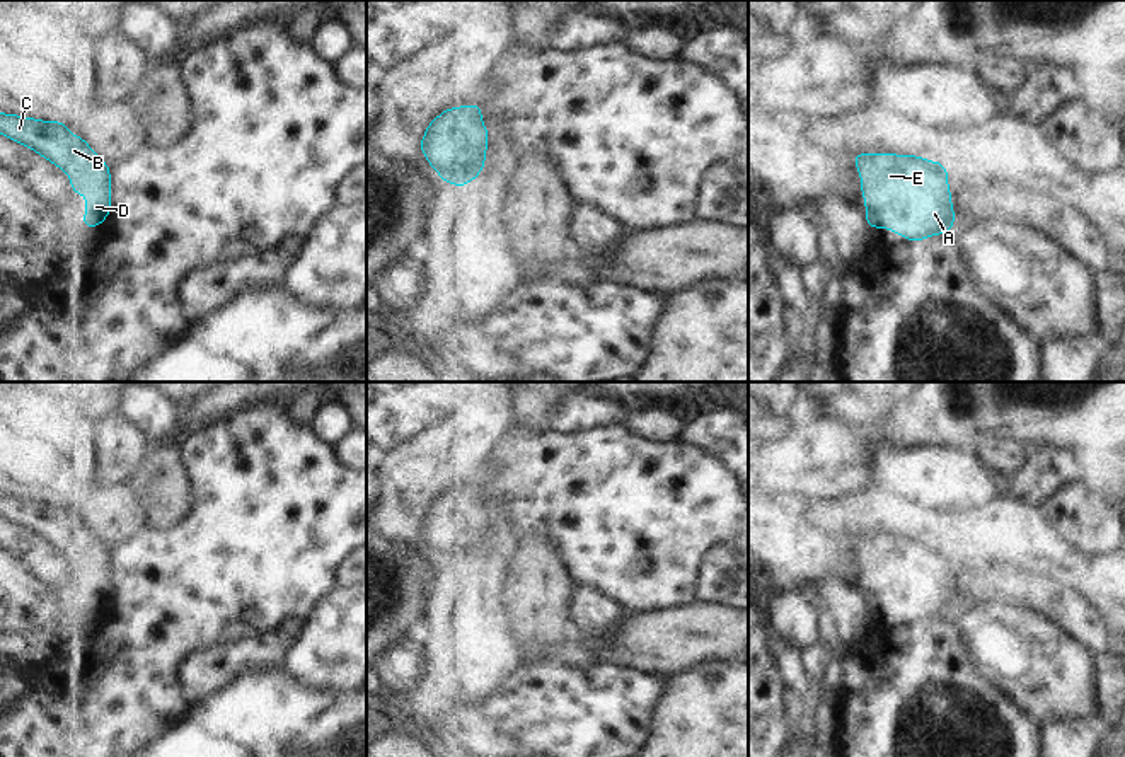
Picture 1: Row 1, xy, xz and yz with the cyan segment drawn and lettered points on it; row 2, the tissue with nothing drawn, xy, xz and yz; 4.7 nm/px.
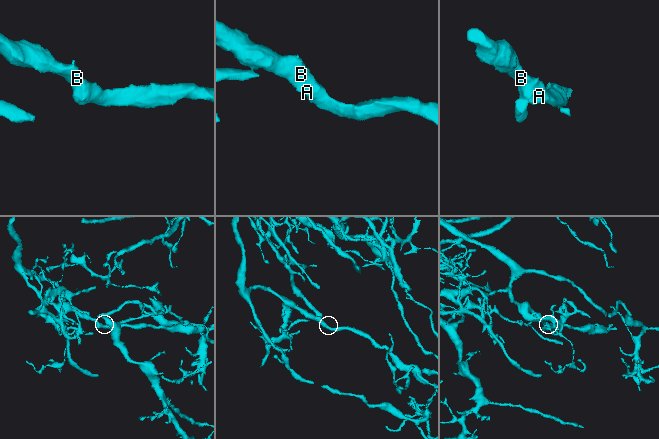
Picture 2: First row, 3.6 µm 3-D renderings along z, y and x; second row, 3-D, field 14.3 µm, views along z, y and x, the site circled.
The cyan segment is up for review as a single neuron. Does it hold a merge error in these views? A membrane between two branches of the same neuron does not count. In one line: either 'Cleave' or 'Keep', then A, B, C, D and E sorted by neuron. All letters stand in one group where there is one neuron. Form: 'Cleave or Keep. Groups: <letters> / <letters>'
Keep. Groups: A B C D E.

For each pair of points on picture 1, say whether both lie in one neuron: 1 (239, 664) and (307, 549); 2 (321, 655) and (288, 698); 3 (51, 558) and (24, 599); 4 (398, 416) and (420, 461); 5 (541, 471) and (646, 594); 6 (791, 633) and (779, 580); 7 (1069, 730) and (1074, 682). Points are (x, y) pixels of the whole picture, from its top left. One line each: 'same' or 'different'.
1: different
2: different
3: different
4: different
5: same
6: different
7: different

